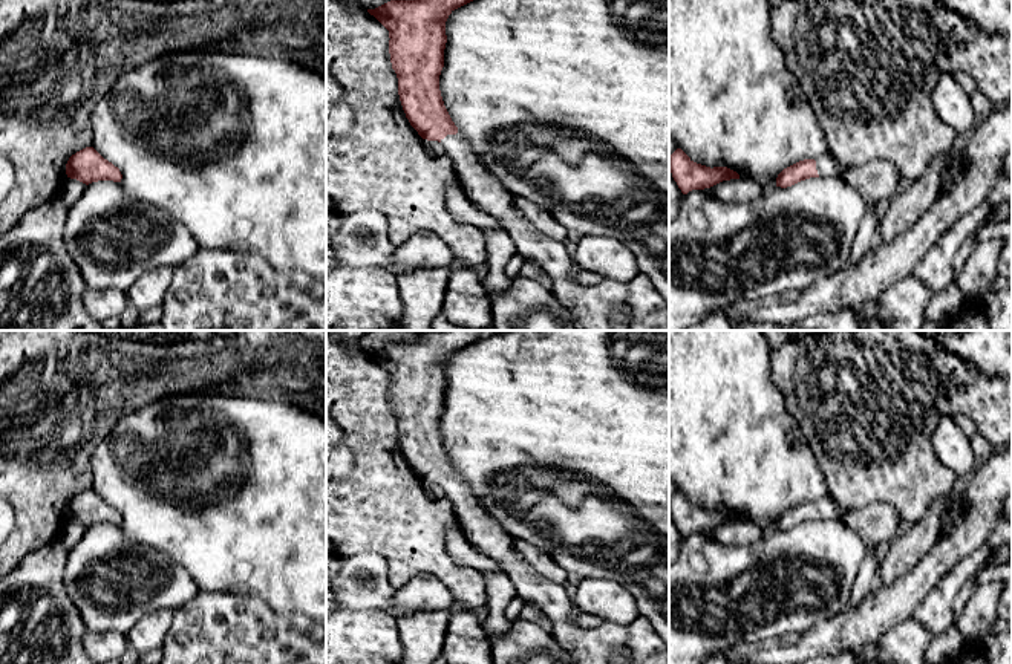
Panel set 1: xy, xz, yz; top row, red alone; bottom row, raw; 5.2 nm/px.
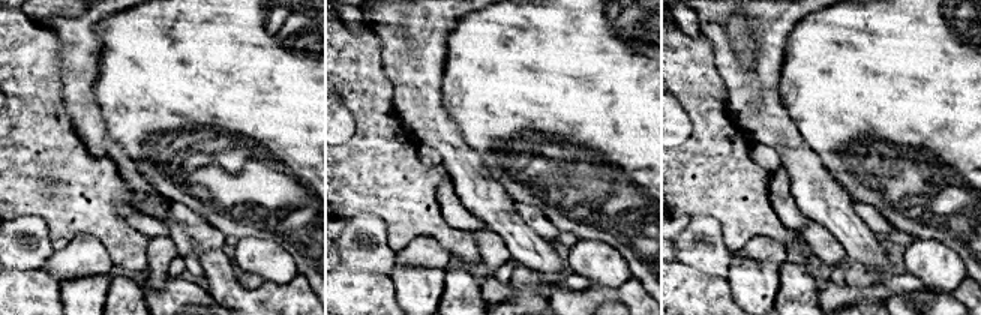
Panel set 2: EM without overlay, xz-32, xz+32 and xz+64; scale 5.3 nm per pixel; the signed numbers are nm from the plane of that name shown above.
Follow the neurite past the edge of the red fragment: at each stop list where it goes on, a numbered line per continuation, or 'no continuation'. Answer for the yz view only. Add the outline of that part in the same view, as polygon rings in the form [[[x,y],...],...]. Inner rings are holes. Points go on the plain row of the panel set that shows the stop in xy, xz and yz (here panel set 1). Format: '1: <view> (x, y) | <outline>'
1: yz (827, 508) | [[[831,496],[818,499],[814,503],[816,503],[816,513],[819,520],[844,522],[844,519],[847,517],[847,513],[841,508],[841,505]]]

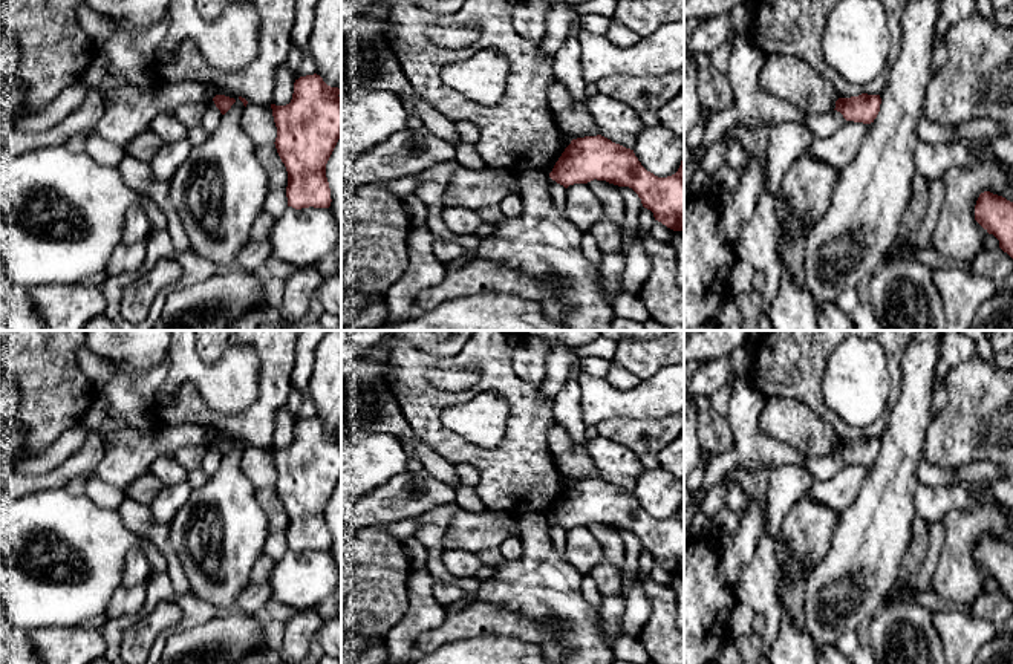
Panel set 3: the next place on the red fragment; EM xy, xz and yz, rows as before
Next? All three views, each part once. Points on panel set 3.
no continuation

